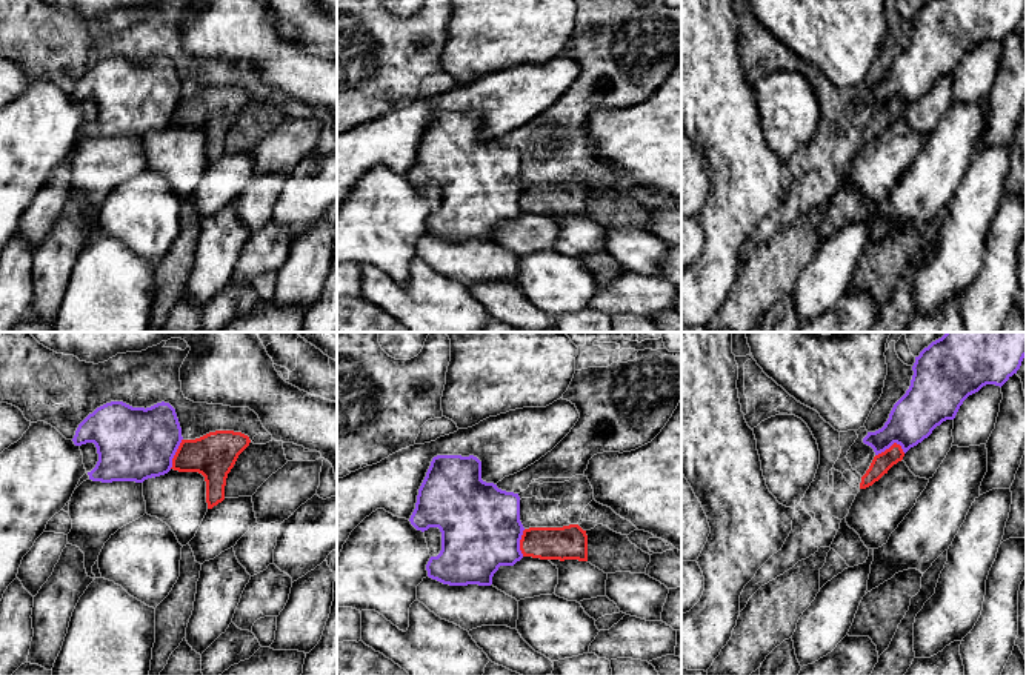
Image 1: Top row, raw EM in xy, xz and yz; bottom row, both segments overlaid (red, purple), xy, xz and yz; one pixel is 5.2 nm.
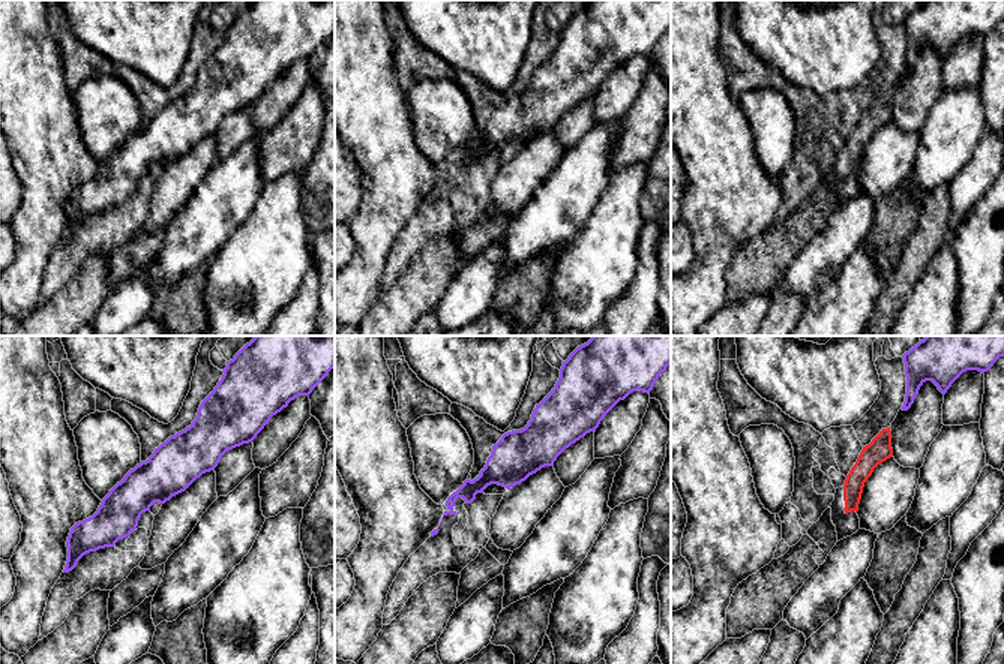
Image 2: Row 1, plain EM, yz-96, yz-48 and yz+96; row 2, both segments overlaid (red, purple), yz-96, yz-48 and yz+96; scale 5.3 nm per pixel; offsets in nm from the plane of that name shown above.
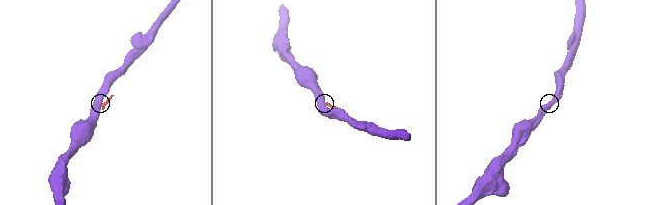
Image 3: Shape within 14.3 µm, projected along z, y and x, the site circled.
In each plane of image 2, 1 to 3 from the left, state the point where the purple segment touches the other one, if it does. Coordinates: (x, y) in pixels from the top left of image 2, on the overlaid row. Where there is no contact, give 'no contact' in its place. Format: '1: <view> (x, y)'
1: no contact
2: no contact
3: no contact

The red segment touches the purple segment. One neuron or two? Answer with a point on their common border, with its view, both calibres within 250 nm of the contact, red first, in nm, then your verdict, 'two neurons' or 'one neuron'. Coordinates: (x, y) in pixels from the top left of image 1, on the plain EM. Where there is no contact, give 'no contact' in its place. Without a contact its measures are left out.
meets red in yz at (892, 100); 100 nm thick on the red side, 240 nm on the other; two neurons

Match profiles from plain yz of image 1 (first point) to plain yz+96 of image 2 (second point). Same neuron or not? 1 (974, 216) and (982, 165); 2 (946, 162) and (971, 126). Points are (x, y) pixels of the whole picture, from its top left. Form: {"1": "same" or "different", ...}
{"1": "same", "2": "same"}

